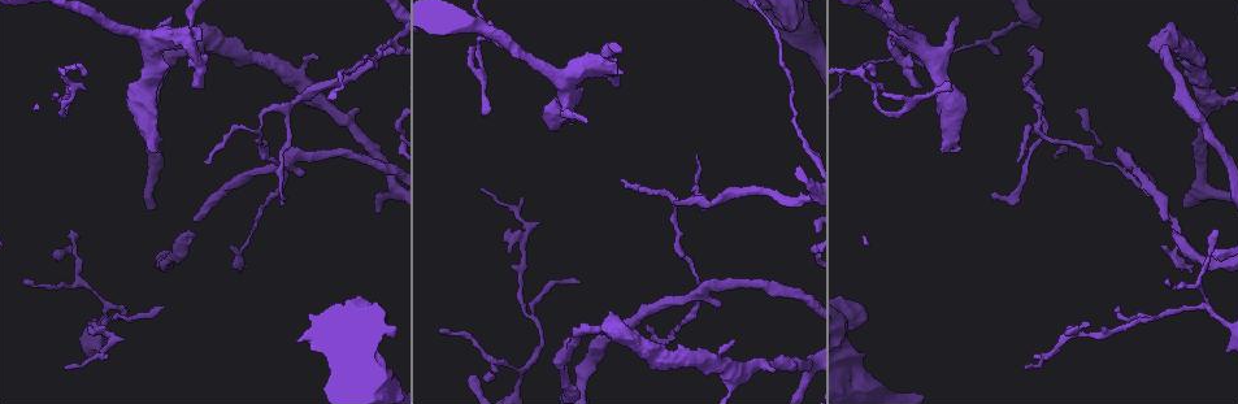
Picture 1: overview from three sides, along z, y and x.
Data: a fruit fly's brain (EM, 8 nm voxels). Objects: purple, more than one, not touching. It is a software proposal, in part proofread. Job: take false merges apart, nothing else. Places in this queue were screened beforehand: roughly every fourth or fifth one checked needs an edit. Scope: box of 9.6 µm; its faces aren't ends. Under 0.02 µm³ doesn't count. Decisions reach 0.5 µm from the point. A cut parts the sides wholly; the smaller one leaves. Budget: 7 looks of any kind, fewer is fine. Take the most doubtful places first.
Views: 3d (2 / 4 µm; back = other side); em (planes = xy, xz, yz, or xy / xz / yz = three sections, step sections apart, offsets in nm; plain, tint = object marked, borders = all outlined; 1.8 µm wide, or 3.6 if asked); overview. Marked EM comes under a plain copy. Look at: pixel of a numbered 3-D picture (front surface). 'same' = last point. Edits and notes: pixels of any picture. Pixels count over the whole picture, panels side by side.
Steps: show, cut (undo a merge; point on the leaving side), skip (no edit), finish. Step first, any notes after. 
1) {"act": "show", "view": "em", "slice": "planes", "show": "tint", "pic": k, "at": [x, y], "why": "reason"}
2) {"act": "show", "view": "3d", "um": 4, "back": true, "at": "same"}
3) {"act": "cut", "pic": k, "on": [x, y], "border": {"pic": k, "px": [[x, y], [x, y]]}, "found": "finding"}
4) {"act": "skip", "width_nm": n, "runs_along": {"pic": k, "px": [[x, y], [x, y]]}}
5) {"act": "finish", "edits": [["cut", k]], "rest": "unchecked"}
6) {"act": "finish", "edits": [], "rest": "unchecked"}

{"act": "show", "view": "3d", "um": 4, "pic": 1, "at": [106, 313], "why": "three arms meet"}

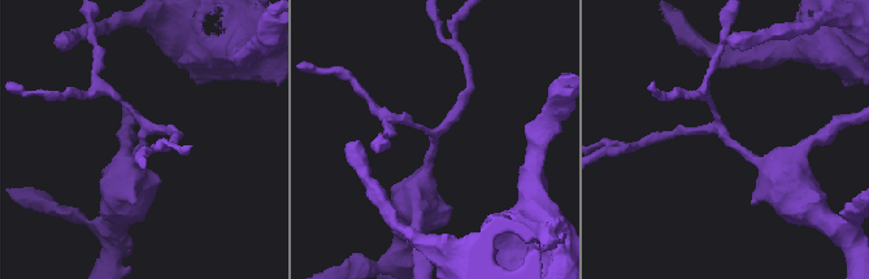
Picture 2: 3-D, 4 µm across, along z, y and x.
{"act": "show", "view": "em", "slice": "xz", "step": 8, "show": "tint", "pic": 2, "at": [145, 136], "arms": 3}

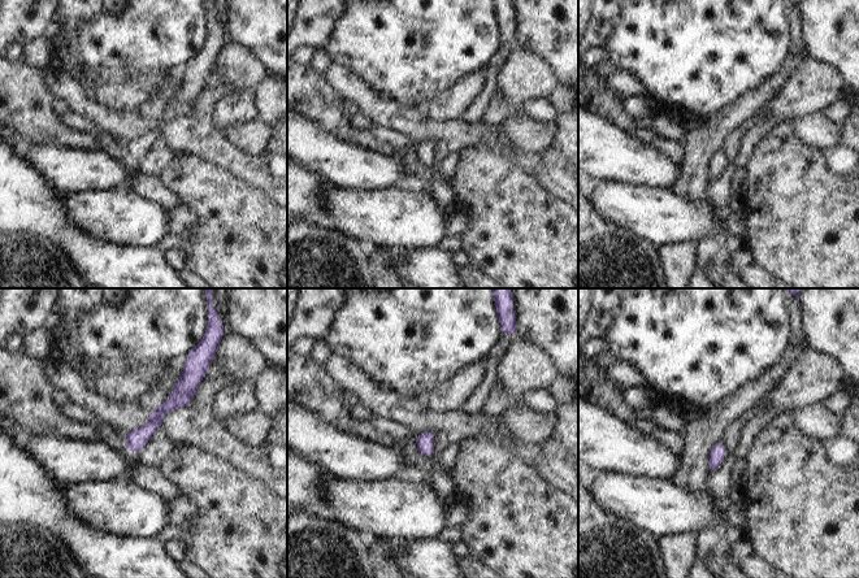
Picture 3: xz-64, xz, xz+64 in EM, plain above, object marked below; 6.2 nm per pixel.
{"act": "show", "view": "em", "slice": "planes", "show": "borders", "at": "same", "why": "another direction"}

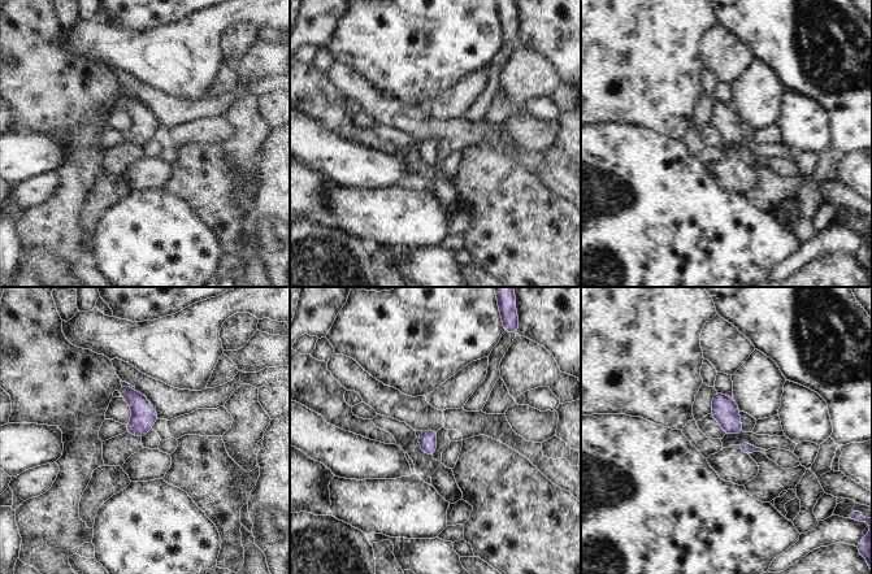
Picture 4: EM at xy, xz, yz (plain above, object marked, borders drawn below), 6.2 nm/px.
{"act": "skip", "width_nm": 110, "found": "continuous, no second neuron"}

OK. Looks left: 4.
{"act": "show", "view": "3d", "um": 4, "pic": 1, "at": [1036, 106]}

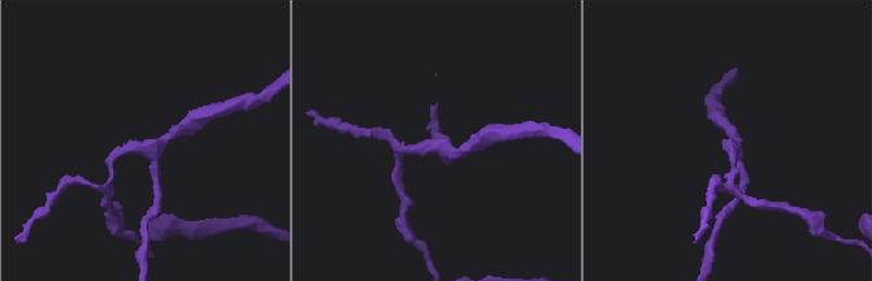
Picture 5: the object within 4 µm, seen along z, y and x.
{"act": "show", "view": "em", "slice": "planes", "show": "borders", "pic": 5, "at": [446, 150], "arms": 3, "why": "shape alone is not enough"}

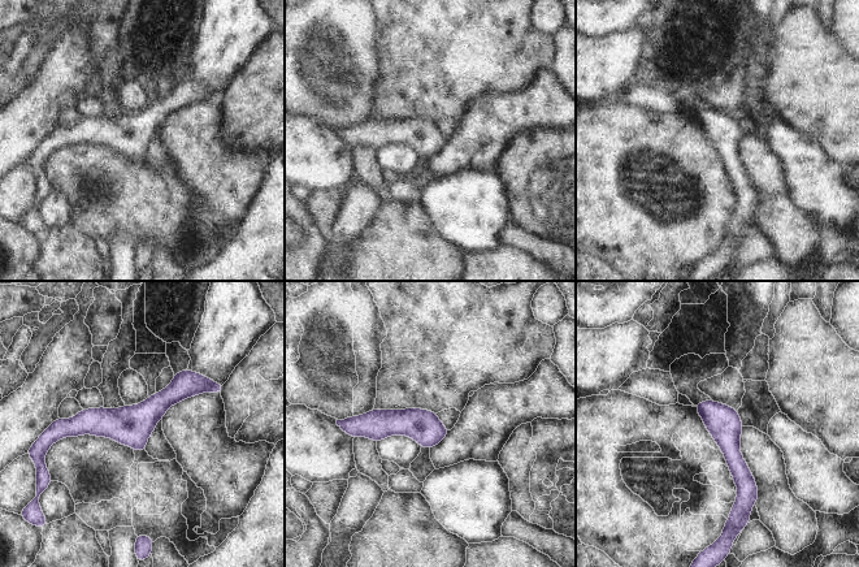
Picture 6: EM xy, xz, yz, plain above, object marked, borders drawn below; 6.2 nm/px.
{"act": "skip", "width_nm": 200, "found": "all the same neuron"}

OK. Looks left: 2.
{"act": "finish", "edits": [], "rest": "unchecked"}

